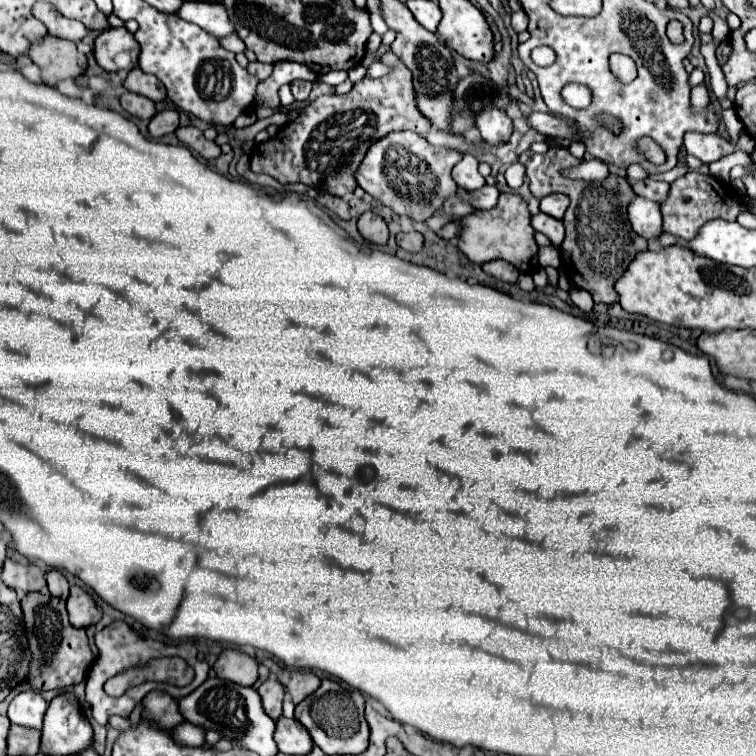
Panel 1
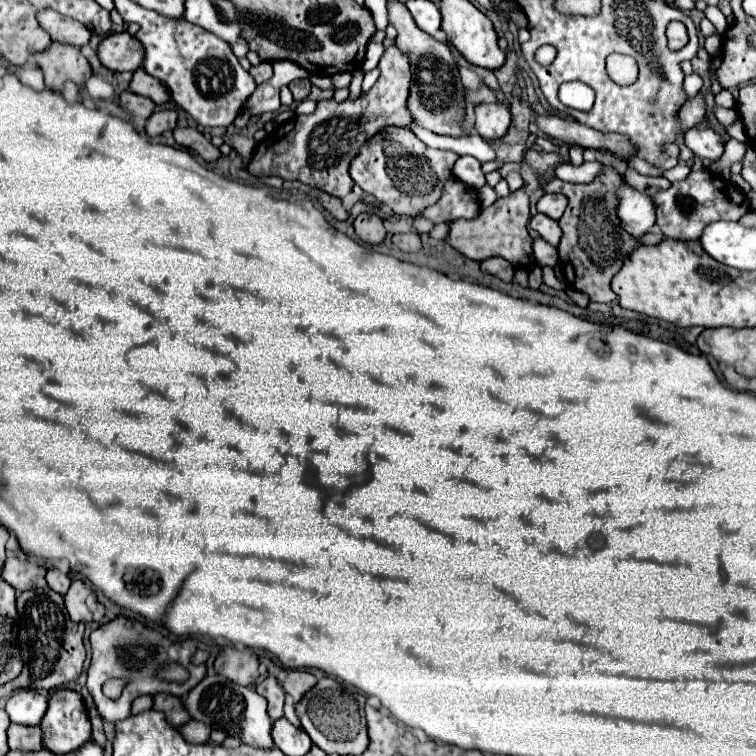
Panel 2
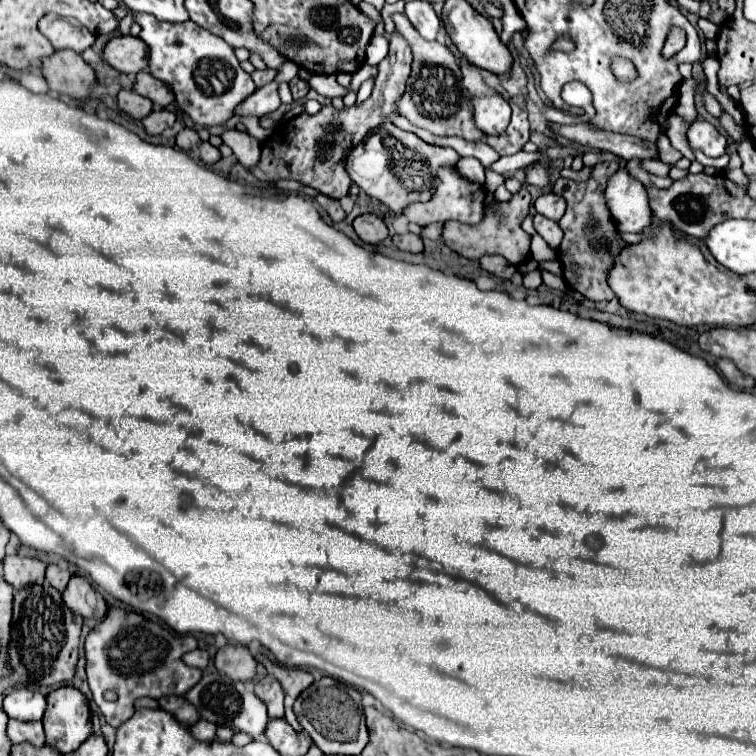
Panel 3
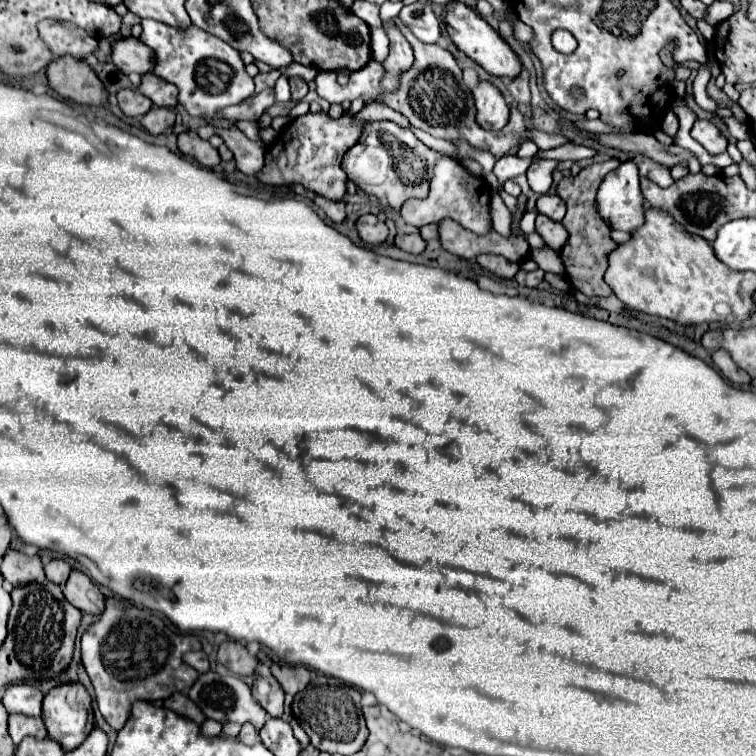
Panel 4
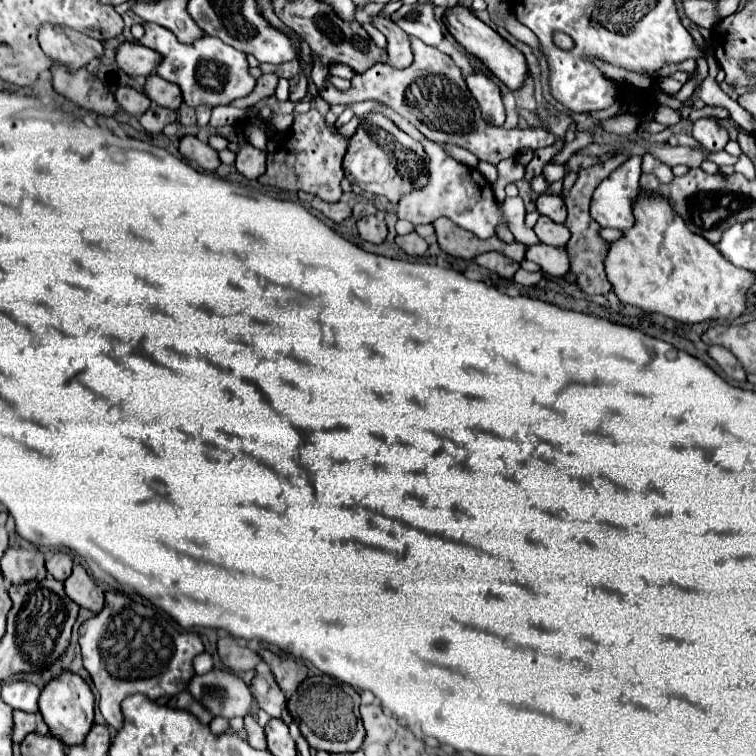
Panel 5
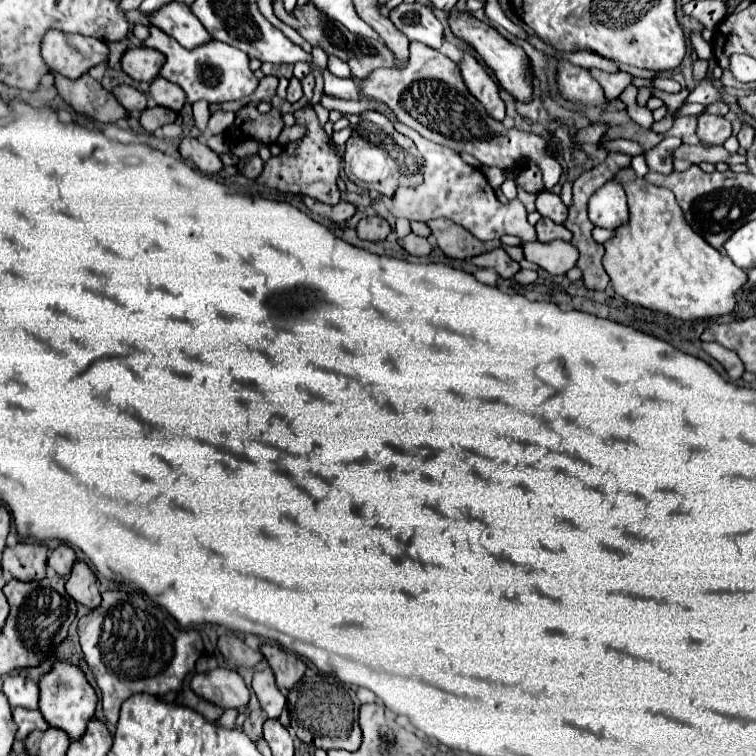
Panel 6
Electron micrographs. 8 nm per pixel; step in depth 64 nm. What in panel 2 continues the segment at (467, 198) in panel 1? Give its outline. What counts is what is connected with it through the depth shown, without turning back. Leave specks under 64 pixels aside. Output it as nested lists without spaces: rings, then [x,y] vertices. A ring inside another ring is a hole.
[[[486,184],[486,186],[482,186],[482,188],[478,190],[478,198],[480,198],[480,202],[484,204],[484,208],[488,208],[488,206],[492,206],[492,204],[494,204],[494,200],[496,200],[498,196],[496,196],[494,188]]]

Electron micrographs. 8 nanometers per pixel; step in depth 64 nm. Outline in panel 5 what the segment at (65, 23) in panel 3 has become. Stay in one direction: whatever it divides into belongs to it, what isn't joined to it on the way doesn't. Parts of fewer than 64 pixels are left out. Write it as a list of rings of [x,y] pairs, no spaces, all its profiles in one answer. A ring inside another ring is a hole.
[[[42,24],[38,32],[38,42],[54,62],[66,64],[72,70],[82,68],[92,58],[100,58],[104,54],[104,46],[100,40],[80,34],[68,26]]]

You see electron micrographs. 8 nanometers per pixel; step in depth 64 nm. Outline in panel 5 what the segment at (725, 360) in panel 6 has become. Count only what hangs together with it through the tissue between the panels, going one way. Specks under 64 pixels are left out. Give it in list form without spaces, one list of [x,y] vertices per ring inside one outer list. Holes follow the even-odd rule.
[[[710,346],[708,348],[708,354],[716,360],[716,364],[724,370],[724,374],[732,380],[738,380],[738,382],[744,382],[746,380],[746,372],[744,368],[740,366],[740,362],[736,360],[736,356],[732,356],[732,352],[728,352],[726,348],[722,346]]]

